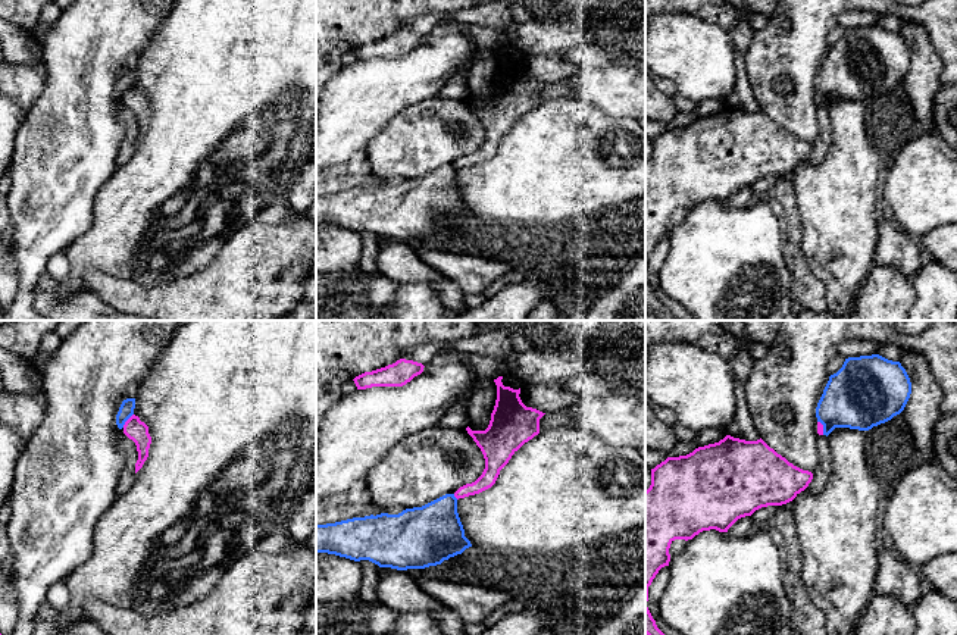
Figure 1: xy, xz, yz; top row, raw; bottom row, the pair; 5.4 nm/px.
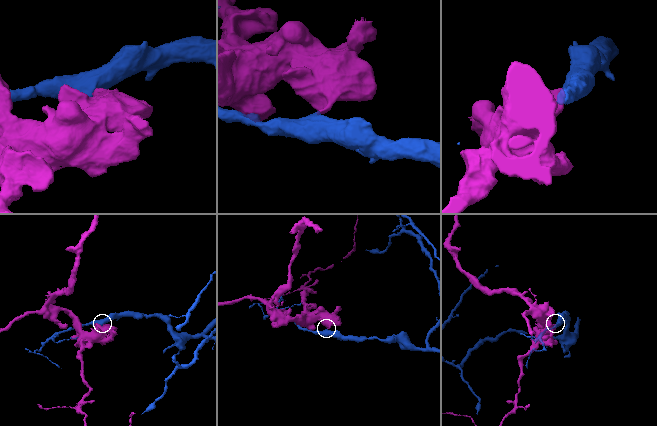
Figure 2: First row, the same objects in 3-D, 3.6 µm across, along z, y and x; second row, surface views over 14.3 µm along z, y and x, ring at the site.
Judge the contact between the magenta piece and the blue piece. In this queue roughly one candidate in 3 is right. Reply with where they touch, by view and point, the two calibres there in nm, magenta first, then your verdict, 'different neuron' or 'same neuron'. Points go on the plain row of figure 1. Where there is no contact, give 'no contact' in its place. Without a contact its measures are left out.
xy (127, 91) | 120/80 nm | different neuron

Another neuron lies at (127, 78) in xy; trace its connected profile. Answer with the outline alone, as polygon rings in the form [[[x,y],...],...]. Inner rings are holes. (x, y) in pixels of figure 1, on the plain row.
[[[126,69],[122,72],[119,82],[116,85],[116,96],[119,100],[123,98],[125,93],[134,85],[135,69]]]

